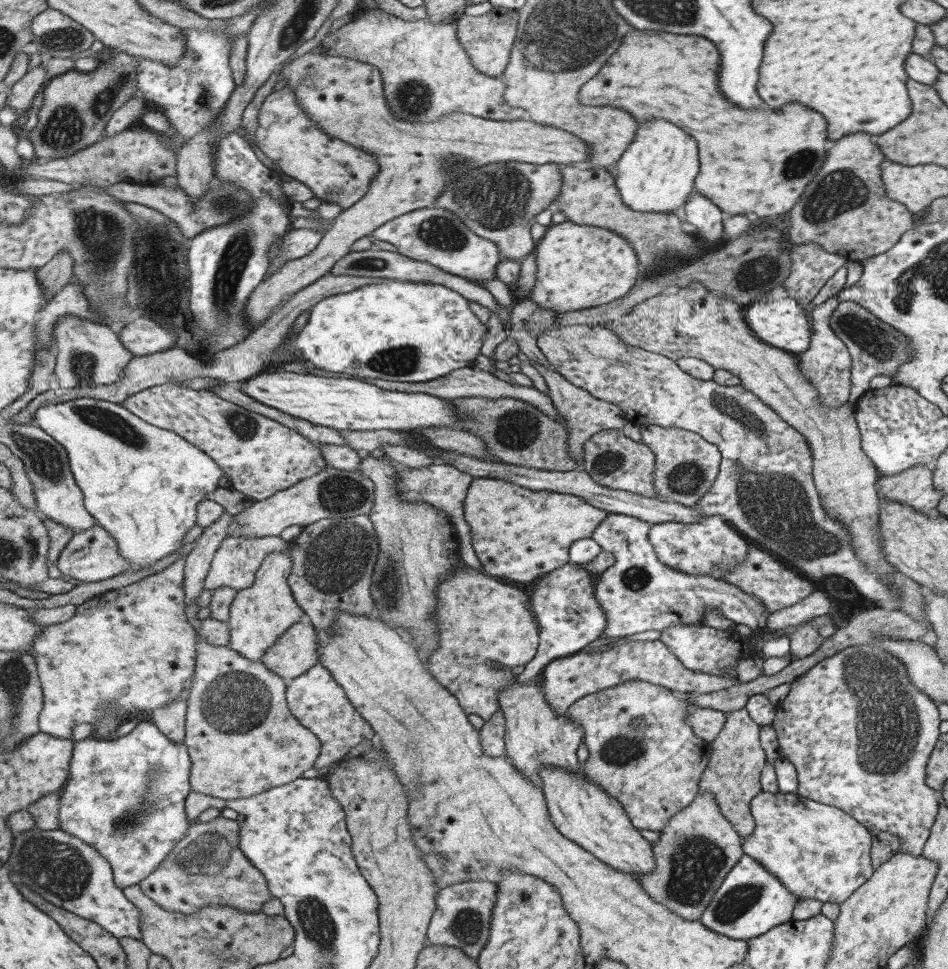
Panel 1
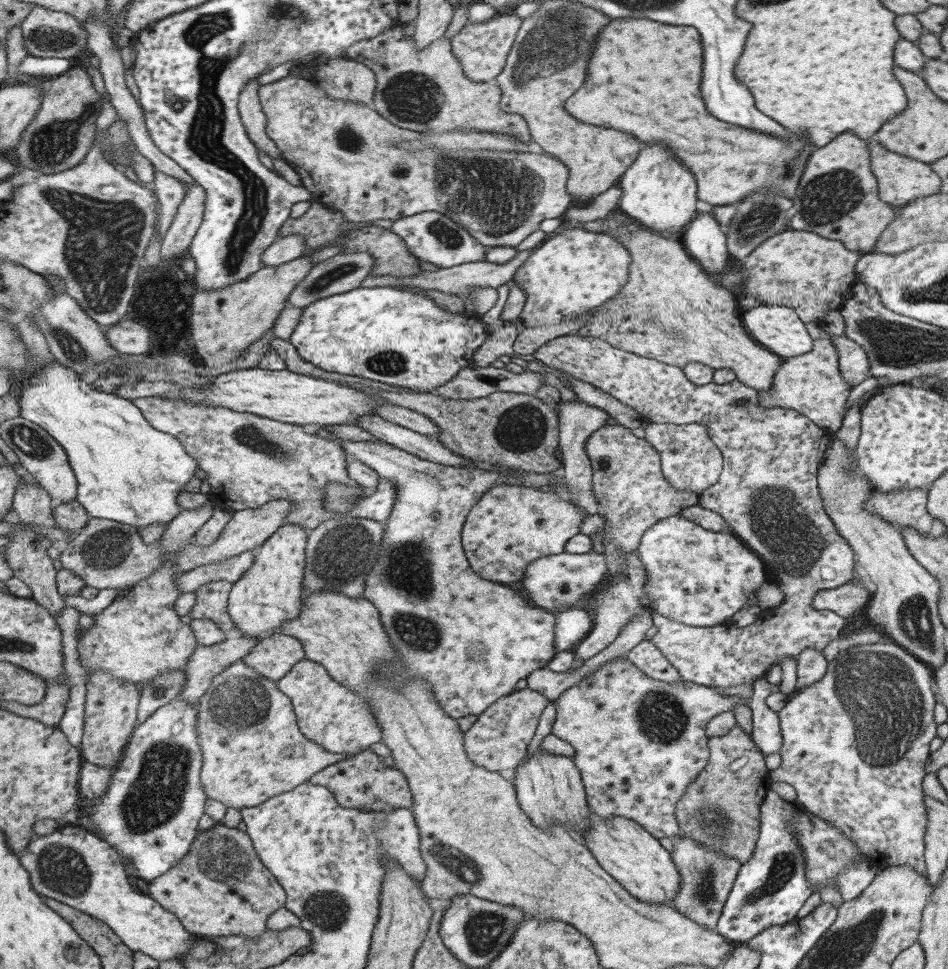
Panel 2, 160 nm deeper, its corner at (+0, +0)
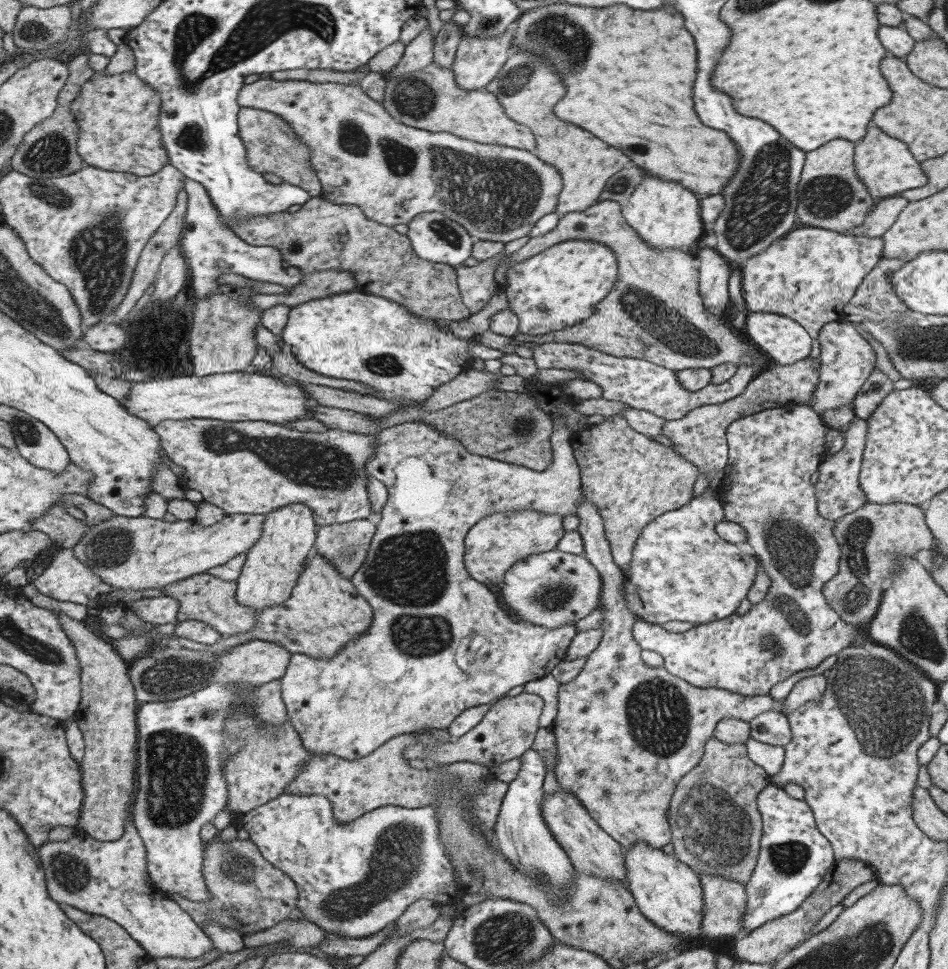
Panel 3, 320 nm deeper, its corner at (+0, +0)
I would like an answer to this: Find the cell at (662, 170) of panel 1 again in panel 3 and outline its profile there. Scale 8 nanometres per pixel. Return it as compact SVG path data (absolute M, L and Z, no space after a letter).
M648 172L644 176L643 182L640 182L629 195L629 198L621 202L621 216L625 222L637 233L637 236L645 244L649 244L651 249L663 251L668 249L679 249L682 251L693 252L698 238L702 236L702 220L698 213L698 196L679 182L665 180L657 176L651 175Z

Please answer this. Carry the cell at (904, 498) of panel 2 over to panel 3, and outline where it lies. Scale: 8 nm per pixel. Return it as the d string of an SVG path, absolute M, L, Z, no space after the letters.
M865 503L835 521L833 537L840 546L838 569L832 579L824 582L820 593L843 622L856 627L869 623L879 606L883 593L881 584L892 576L898 566L898 556L914 556L918 550L932 546L922 508L905 503Z

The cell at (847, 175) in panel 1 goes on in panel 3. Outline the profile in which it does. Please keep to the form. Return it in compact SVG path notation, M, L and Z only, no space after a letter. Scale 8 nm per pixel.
M836 138L805 153L796 188L798 201L794 210L803 226L851 234L851 230L859 226L870 213L877 200L869 194L855 174L854 143L844 138Z

